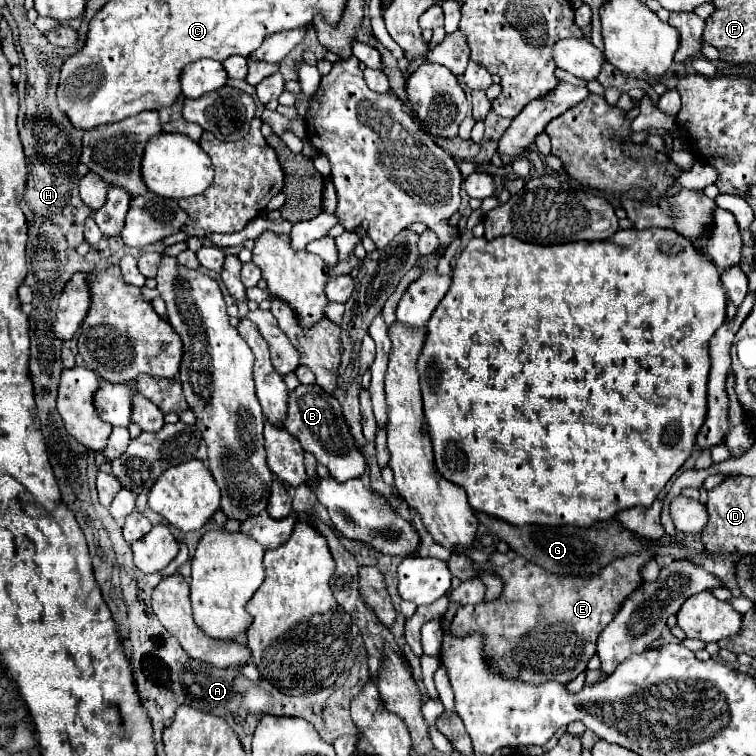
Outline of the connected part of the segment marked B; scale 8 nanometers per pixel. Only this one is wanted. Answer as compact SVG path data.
M300 385L294 391L290 391L288 419L284 421L284 427L302 443L306 451L310 451L318 459L318 463L328 467L334 479L348 481L358 479L366 473L368 467L364 453L360 451L356 439L350 433L350 427L342 413L342 405L318 385Z

